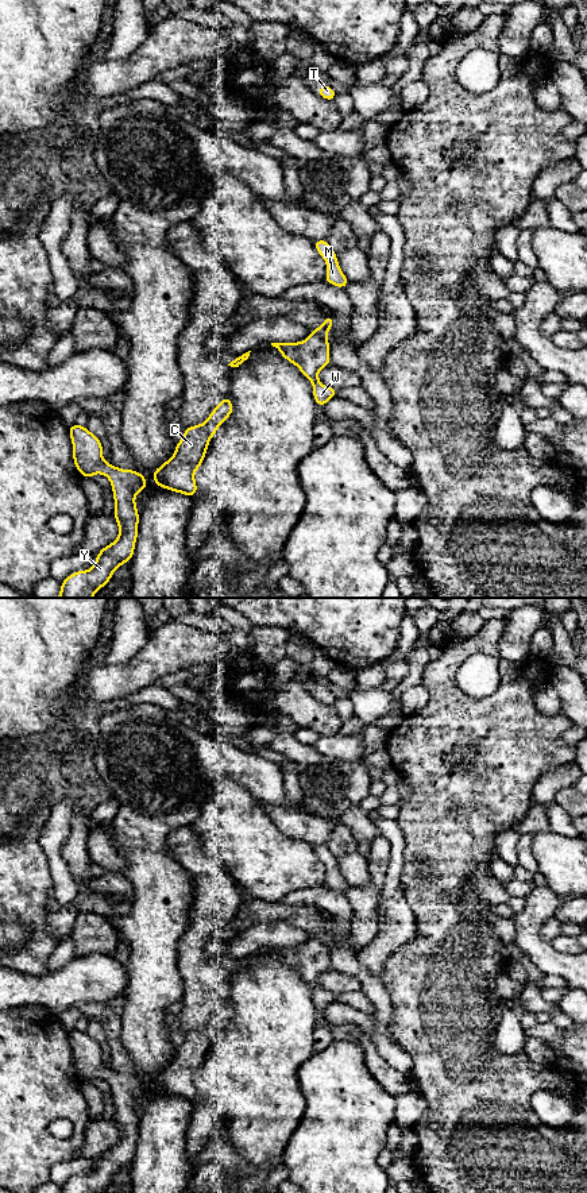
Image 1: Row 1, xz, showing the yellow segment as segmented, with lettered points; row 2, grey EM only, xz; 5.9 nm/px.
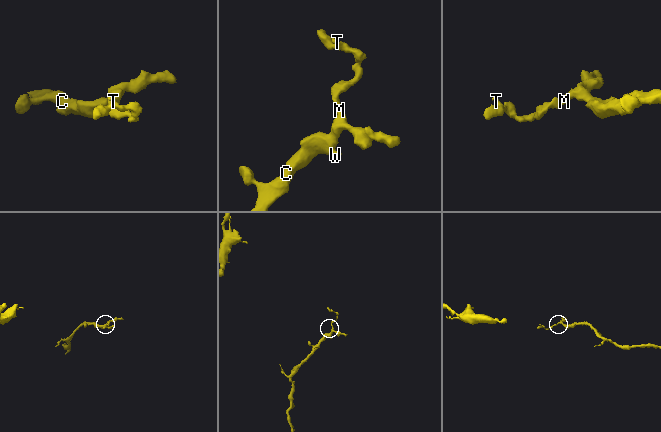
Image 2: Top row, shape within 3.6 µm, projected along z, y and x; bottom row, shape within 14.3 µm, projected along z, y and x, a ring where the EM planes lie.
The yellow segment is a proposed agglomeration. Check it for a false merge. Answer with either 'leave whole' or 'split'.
leave whole

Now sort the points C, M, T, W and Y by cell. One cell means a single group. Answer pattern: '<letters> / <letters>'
C M T W Y

